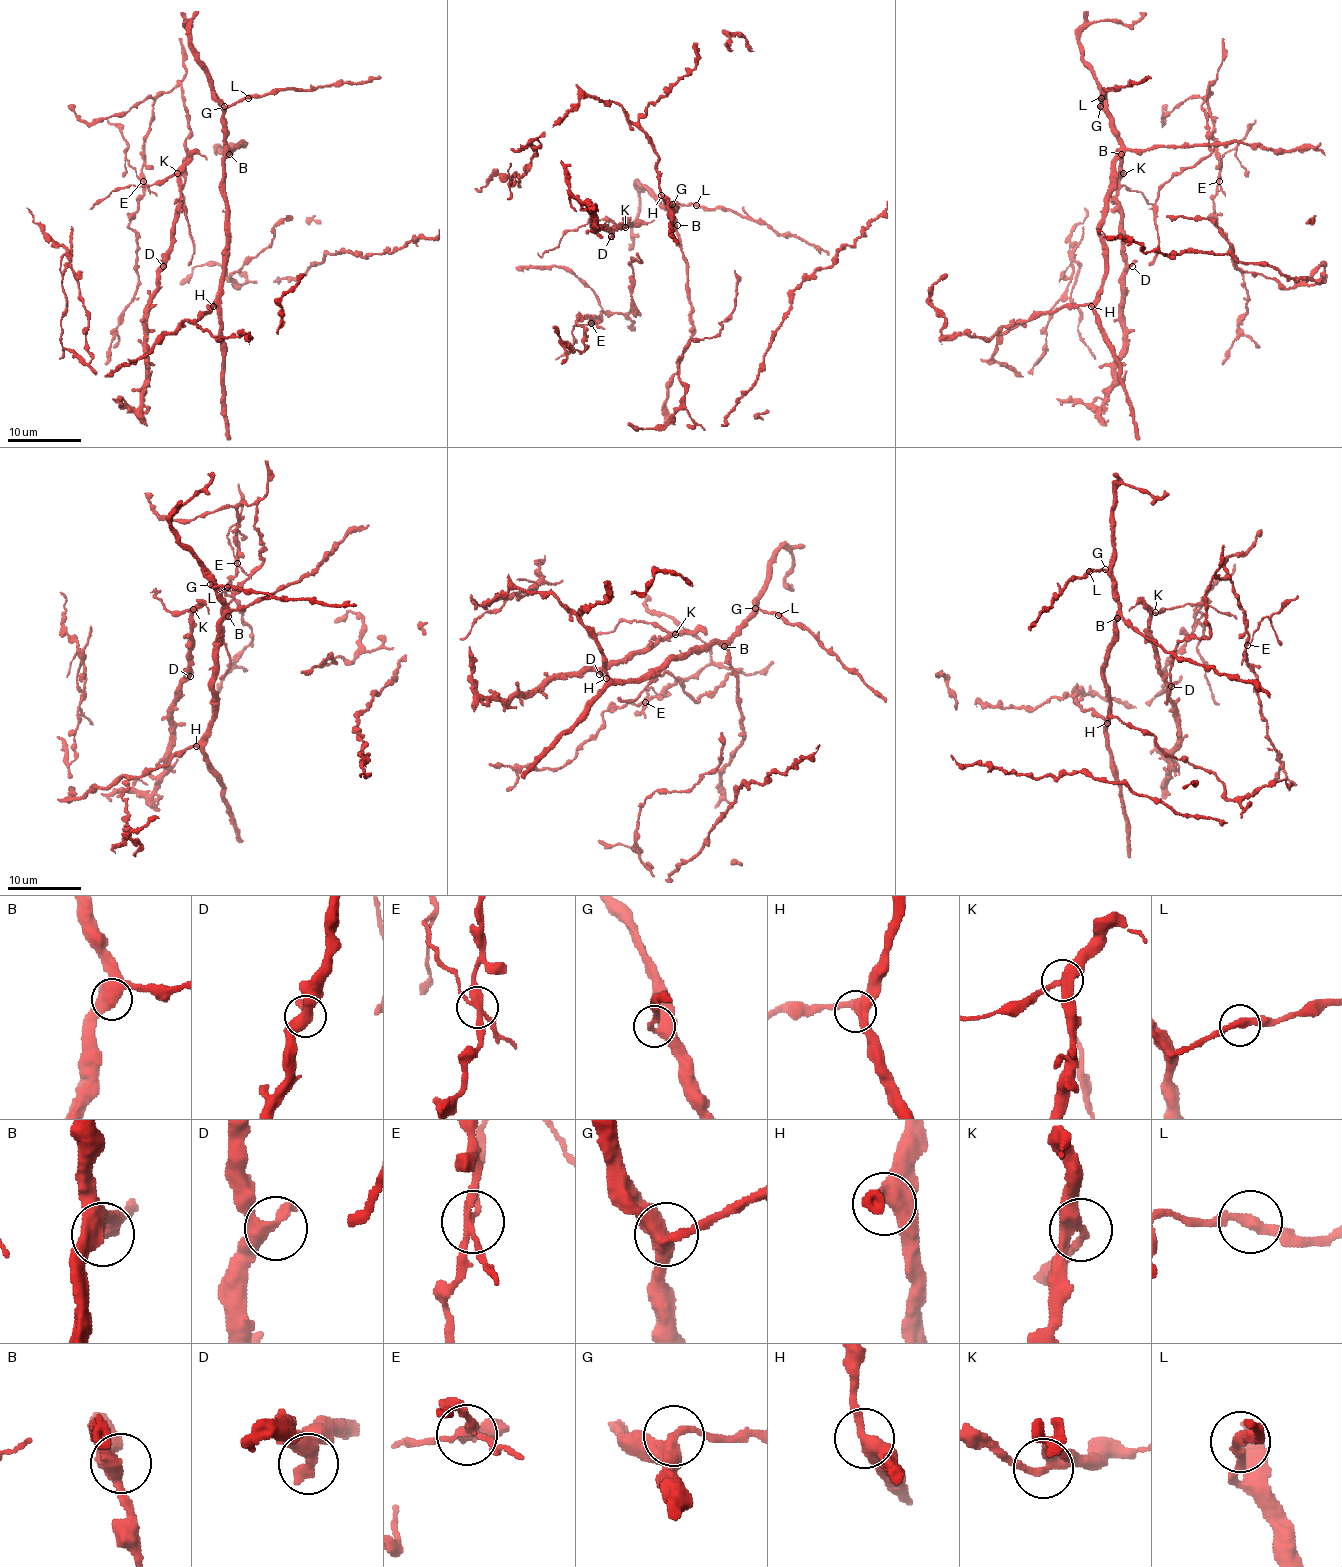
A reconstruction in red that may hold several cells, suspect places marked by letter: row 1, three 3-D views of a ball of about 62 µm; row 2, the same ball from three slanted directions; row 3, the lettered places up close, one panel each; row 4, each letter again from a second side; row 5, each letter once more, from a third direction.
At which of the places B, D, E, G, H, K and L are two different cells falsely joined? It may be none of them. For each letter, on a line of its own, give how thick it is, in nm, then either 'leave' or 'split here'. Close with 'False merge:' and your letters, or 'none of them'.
B: 420 nm | leave
D: 460 nm | leave
E: 240 nm | split here
G: 320 nm | leave
H: 360 nm | leave
K: 360 nm | split here
L: 320 nm | leave
False merge: E, K

